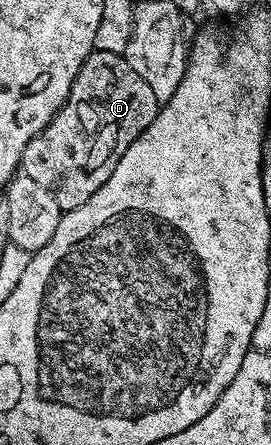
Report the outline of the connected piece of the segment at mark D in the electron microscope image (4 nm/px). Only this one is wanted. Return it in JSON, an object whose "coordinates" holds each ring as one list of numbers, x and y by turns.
{"coordinates":[[91,51,90,56,80,65,80,73,76,81,72,81,72,89,64,101,64,105,52,117,52,121,32,141,28,141,28,149,24,149,20,164,21,174,32,177,32,181,37,181,52,197,56,197,56,205,60,205,62,212,68,212,84,205,108,177,112,177,112,169,124,157,128,145,152,125,152,121,158,115,160,104,156,93,152,93,152,88,148,86,148,81,128,65,125,54,104,53,103,51]]}

